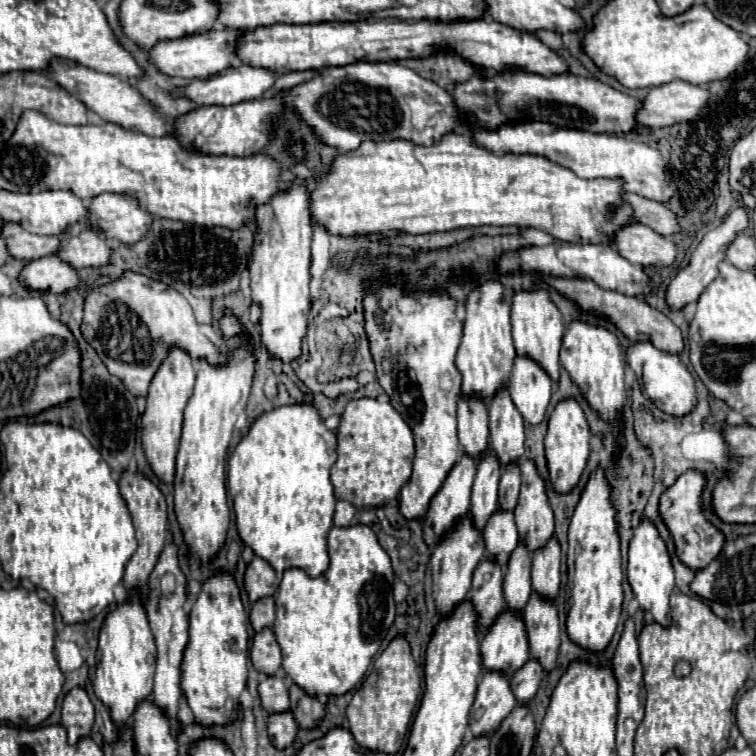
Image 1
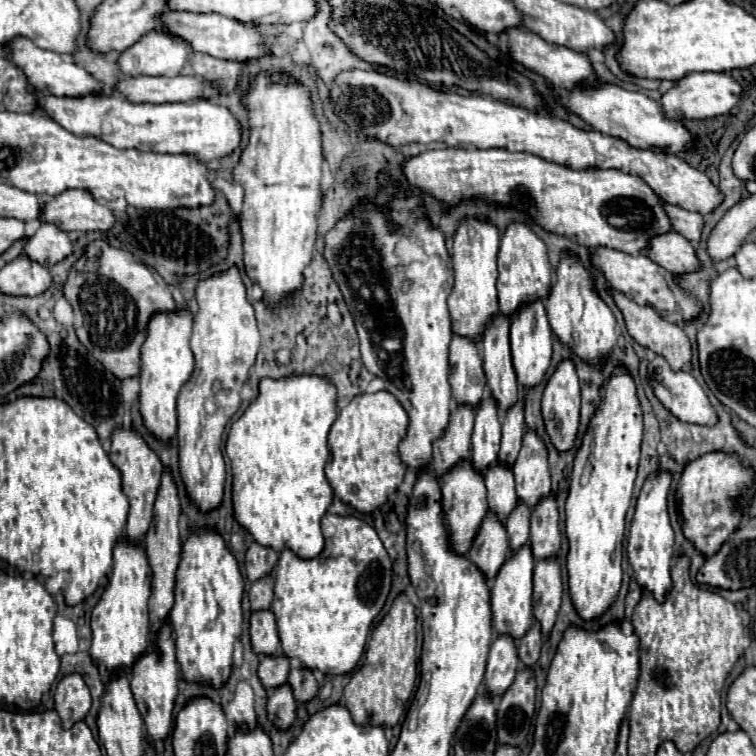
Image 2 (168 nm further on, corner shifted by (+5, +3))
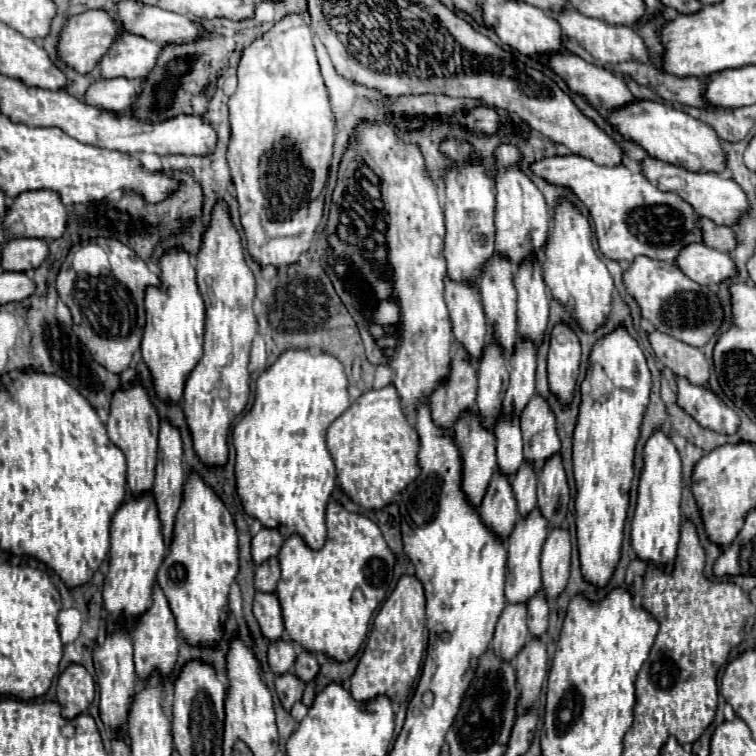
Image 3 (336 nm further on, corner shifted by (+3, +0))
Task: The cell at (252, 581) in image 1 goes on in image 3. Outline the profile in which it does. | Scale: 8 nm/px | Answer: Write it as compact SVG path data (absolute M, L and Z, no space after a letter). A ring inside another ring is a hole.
M261 528L255 536L253 536L253 544L251 544L251 554L255 564L263 564L265 560L269 560L271 556L277 556L283 544L283 536L279 530L275 528Z

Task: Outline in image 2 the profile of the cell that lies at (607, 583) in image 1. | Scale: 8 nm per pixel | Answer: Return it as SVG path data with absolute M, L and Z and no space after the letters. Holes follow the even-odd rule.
M617 369L609 379L607 387L601 391L603 403L593 415L591 425L583 437L583 445L575 455L575 465L571 473L569 497L565 503L565 525L569 539L567 553L567 575L569 575L569 595L575 611L581 619L593 621L599 619L617 599L621 587L621 557L623 557L623 531L625 531L625 513L629 509L633 483L639 463L639 447L643 435L643 415L635 395L635 383L627 369Z

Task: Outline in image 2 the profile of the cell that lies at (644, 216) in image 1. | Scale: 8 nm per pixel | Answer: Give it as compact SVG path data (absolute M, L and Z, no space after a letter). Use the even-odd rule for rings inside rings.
M663 203L663 209L669 215L671 227L675 233L683 235L689 241L699 241L701 239L701 227L703 227L703 217L699 213L691 213L687 209L675 207L675 205L667 205Z

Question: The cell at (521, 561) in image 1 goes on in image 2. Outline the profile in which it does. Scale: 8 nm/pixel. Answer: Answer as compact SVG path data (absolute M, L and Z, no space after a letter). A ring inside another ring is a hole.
M517 503L511 517L507 517L507 521L505 521L511 553L521 549L529 541L529 517L531 517L529 507L523 503Z

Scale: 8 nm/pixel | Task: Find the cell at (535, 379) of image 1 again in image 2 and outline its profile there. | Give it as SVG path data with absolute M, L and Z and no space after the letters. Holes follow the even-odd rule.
M541 301L521 307L519 313L511 319L511 357L513 357L517 383L525 391L537 387L545 379L545 373L551 365L551 341L553 341L551 327Z

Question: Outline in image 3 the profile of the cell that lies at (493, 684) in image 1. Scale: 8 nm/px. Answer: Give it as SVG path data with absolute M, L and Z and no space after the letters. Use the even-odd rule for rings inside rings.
M507 604L495 626L495 638L491 648L497 648L505 660L511 660L517 654L517 648L529 640L527 628L527 604Z

